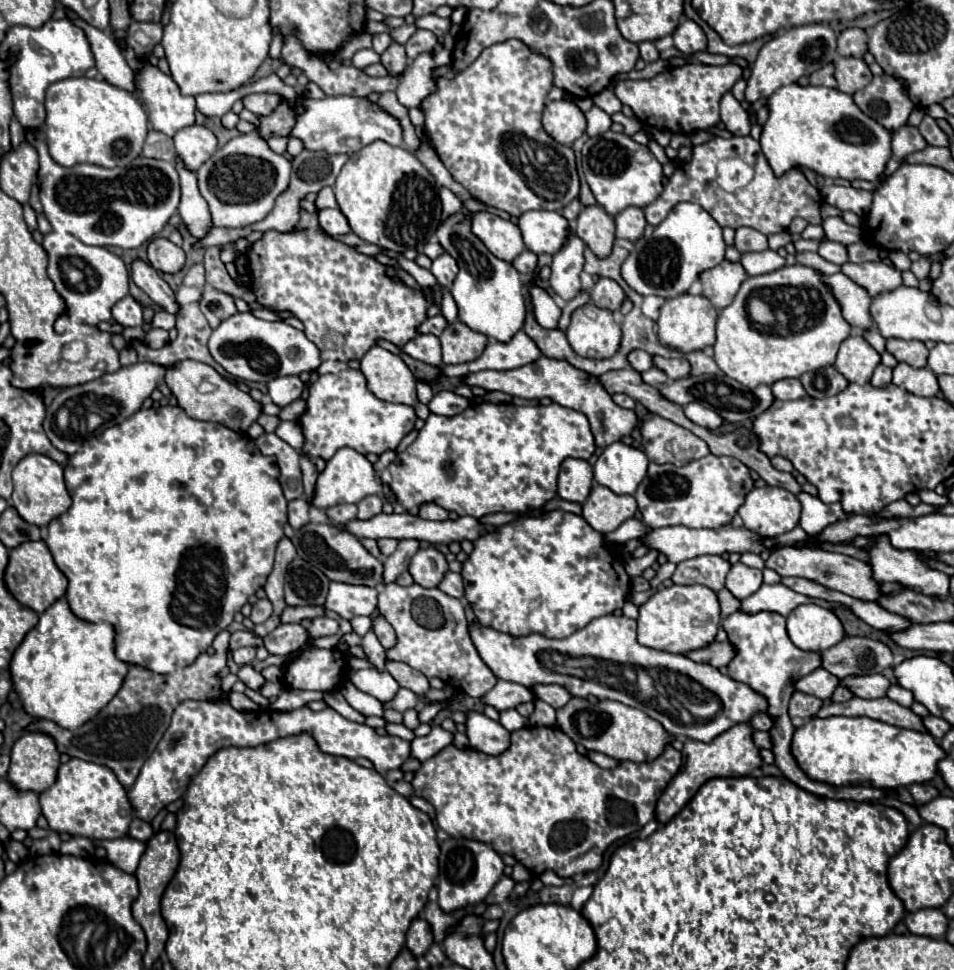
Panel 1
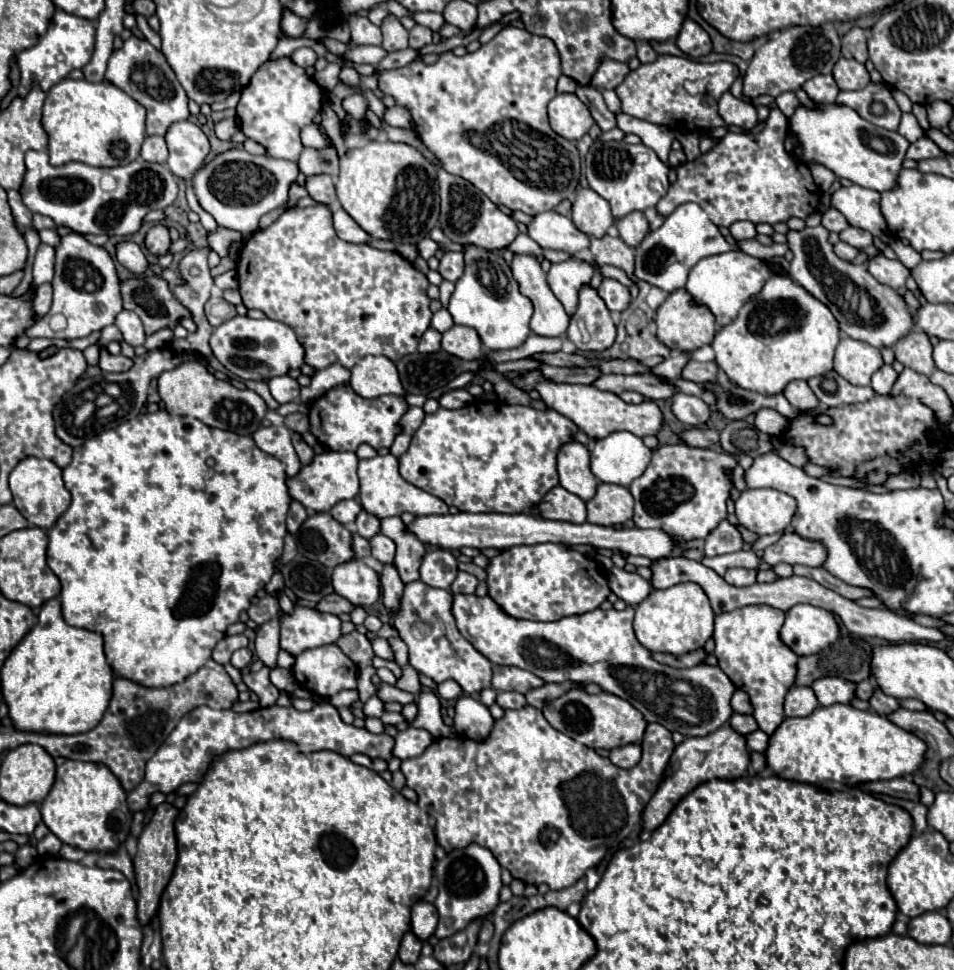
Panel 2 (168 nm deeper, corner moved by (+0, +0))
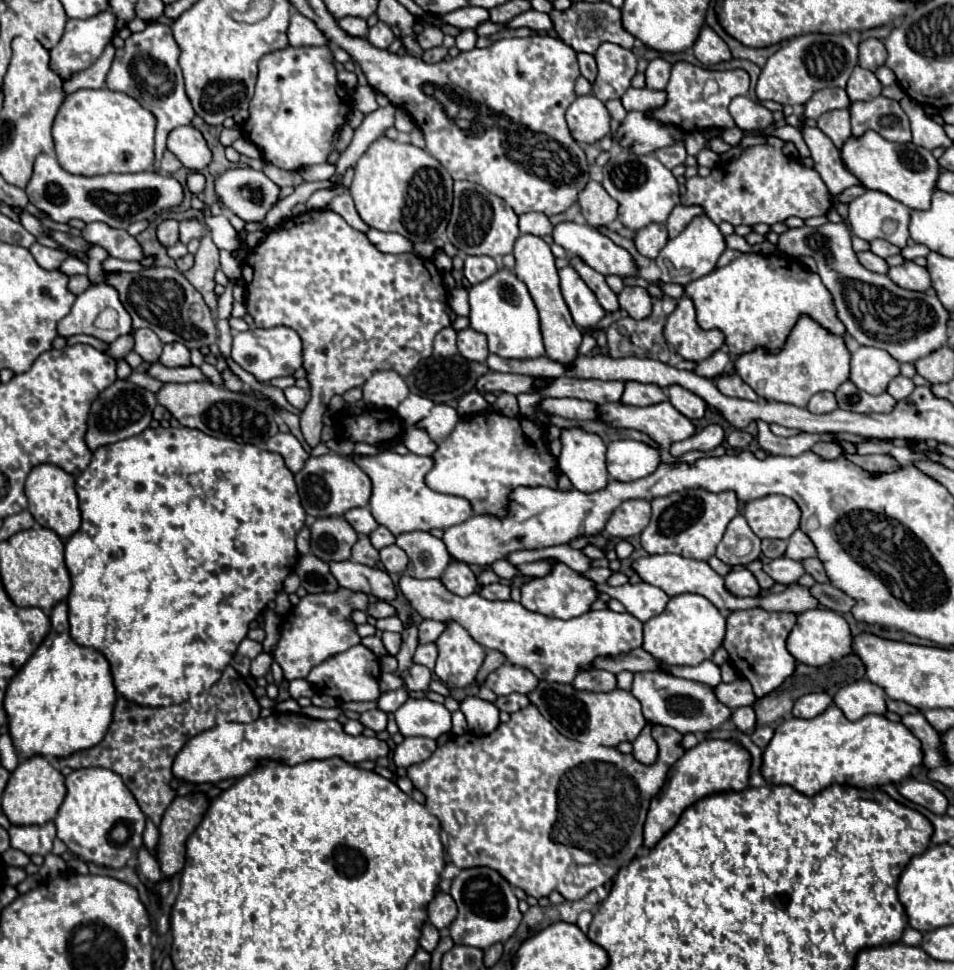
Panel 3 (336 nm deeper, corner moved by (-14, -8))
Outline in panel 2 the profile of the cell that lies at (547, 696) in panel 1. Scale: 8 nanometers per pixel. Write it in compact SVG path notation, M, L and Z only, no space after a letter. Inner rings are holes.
M493 666L493 688L495 690L513 690L525 694L531 688L539 688L545 682L533 672L515 668L515 666Z

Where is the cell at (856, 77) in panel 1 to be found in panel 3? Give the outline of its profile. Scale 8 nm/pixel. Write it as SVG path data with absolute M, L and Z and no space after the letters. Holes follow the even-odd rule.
M855 66L849 82L847 82L847 94L851 98L851 102L857 100L873 100L881 94L883 86L877 80L877 76L871 70L865 70L861 66Z

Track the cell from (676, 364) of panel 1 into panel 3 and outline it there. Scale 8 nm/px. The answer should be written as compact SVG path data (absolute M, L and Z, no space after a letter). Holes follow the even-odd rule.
M737 374L735 376L717 376L717 388L725 394L725 396L733 396L733 398L743 398L743 400L751 400L751 402L757 402L759 396L753 392L751 386L747 386Z

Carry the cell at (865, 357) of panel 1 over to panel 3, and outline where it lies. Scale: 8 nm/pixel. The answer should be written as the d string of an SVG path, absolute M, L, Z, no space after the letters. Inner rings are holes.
M859 346L851 356L851 382L867 394L883 394L899 374L899 362L881 348Z

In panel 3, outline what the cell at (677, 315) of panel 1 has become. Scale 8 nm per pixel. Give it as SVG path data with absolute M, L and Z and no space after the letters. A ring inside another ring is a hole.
M681 298L675 312L667 316L665 340L673 350L691 362L701 362L719 350L725 342L725 336L719 330L701 330L695 320L695 306L689 298Z

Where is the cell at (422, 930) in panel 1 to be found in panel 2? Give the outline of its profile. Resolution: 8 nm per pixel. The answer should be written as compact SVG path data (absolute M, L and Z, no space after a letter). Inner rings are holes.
M417 902L411 910L411 932L419 938L419 940L429 940L429 936L433 936L437 928L437 910L433 904L429 902Z

